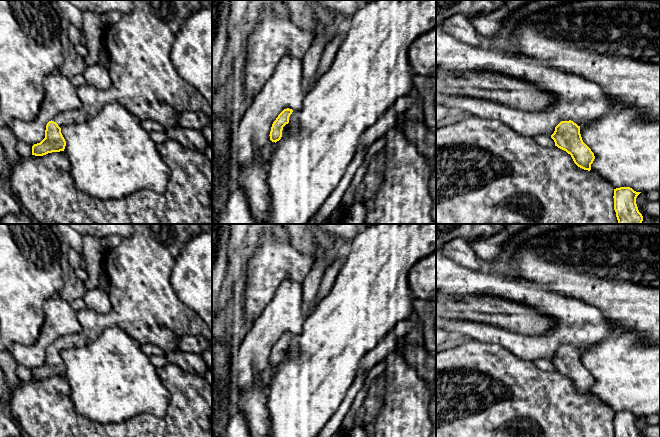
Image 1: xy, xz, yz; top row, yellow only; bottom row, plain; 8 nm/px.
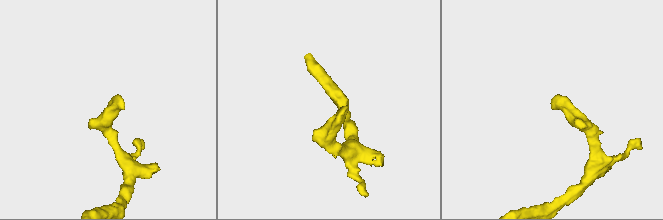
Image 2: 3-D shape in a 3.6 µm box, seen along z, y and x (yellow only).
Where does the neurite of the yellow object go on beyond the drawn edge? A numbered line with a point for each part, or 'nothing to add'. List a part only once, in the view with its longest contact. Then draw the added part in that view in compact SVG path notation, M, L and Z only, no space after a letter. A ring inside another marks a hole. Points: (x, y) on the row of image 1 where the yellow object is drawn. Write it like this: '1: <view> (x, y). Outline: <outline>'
1: xz (287, 128). Outline: M292 112L292 114L290 115L289 117L289 123L286 124L284 127L283 127L283 130L282 130L282 137L283 138L285 135L287 135L292 127L295 125L295 120L294 120L294 113Z

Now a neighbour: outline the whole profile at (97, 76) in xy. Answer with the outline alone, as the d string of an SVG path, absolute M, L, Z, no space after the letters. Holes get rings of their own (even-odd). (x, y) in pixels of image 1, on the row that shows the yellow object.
M104 62L87 66L83 72L86 84L98 90L105 90L111 86L108 68Z

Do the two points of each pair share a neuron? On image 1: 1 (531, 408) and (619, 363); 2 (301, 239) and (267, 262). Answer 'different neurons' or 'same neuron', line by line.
1: different neurons
2: different neurons

